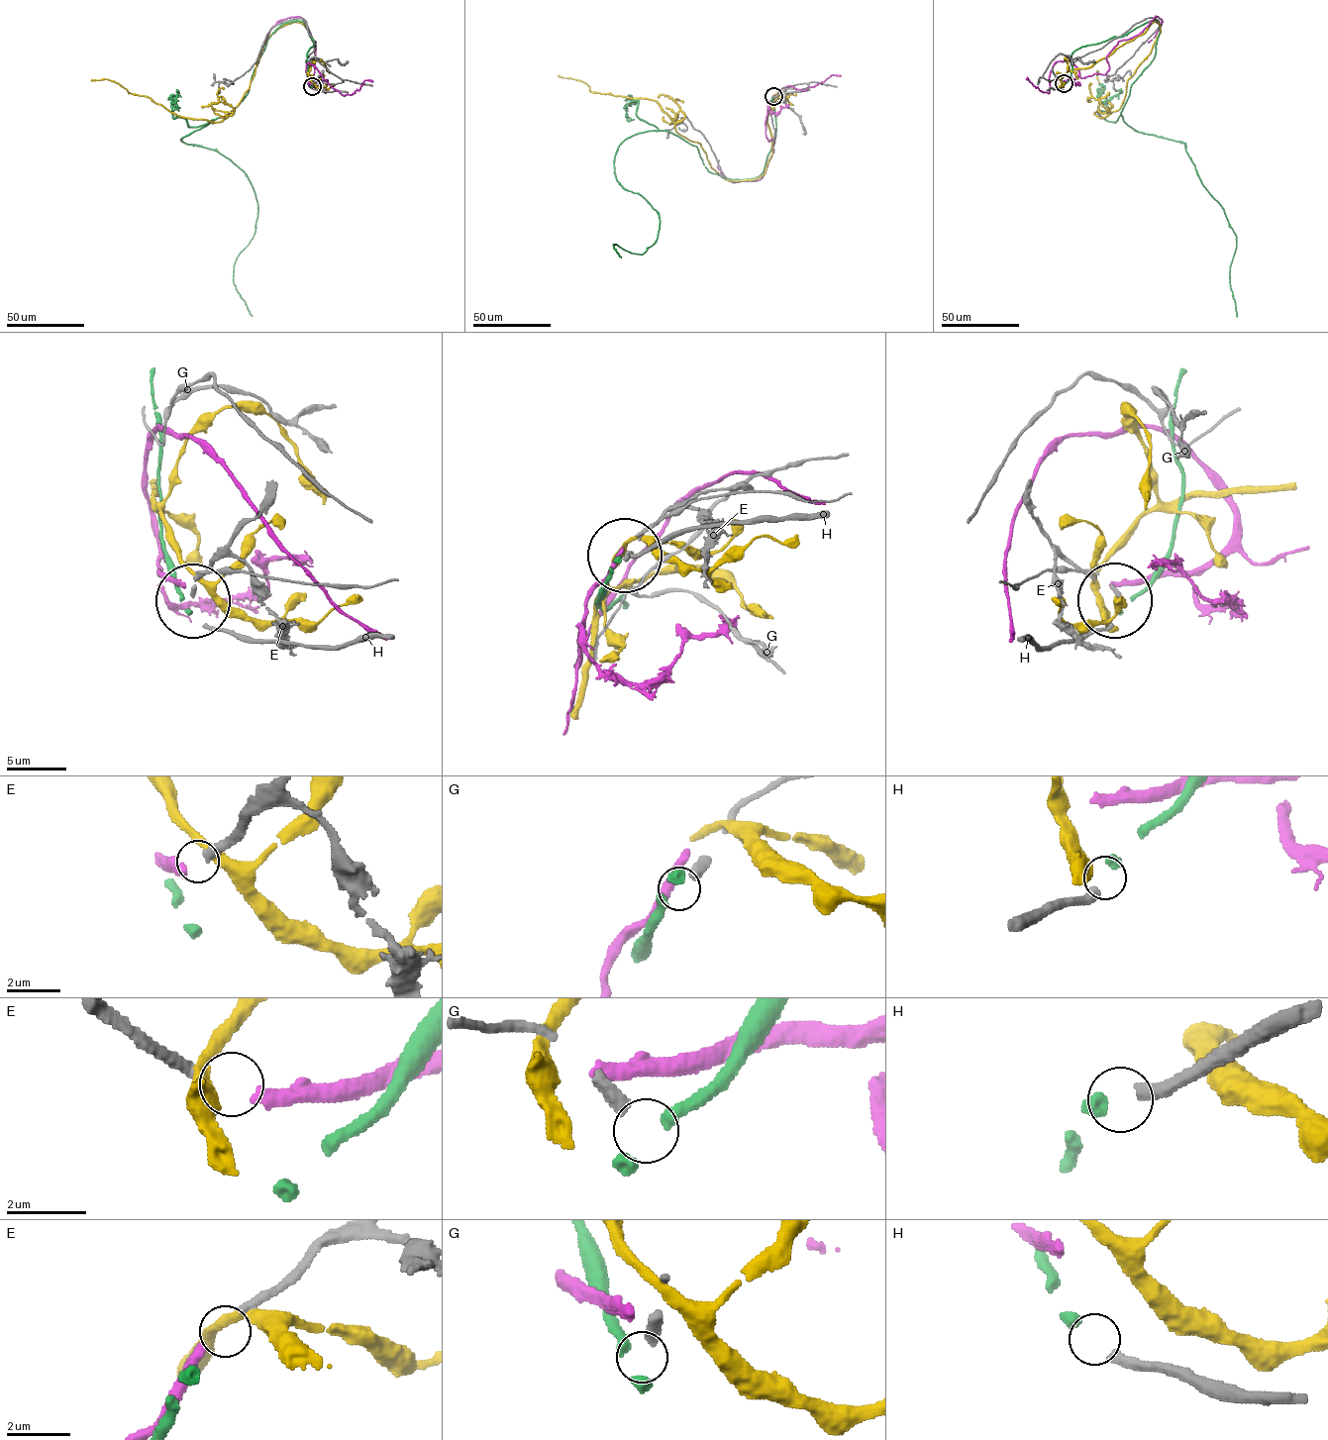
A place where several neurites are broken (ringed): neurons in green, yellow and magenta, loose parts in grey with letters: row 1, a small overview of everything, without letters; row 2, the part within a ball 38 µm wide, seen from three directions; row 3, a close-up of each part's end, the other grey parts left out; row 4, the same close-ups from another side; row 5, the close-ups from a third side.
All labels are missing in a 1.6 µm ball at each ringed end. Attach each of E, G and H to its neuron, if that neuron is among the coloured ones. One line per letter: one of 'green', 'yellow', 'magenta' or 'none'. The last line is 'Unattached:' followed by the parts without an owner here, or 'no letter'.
E: magenta
G: none
H: green
Unattached: G

